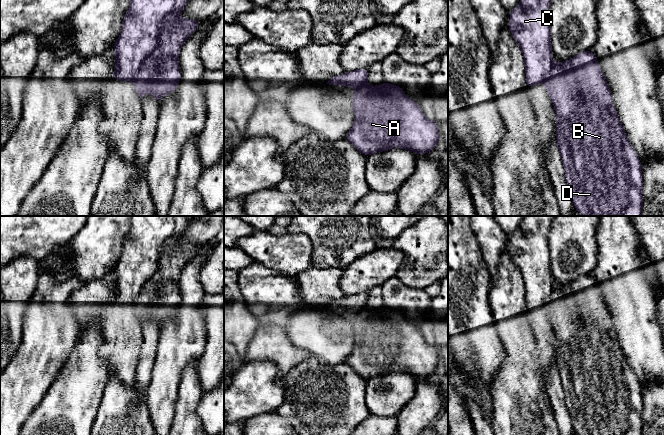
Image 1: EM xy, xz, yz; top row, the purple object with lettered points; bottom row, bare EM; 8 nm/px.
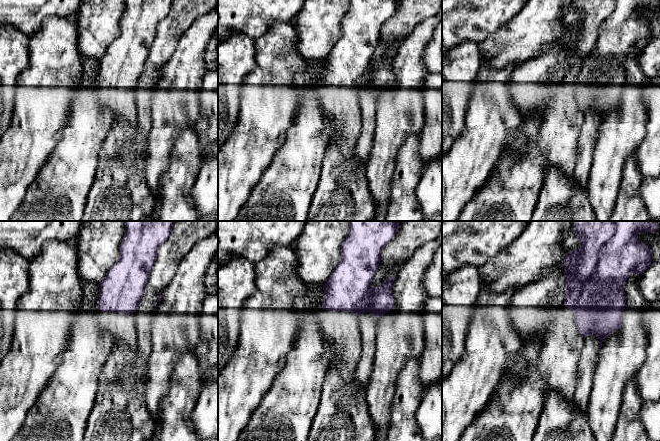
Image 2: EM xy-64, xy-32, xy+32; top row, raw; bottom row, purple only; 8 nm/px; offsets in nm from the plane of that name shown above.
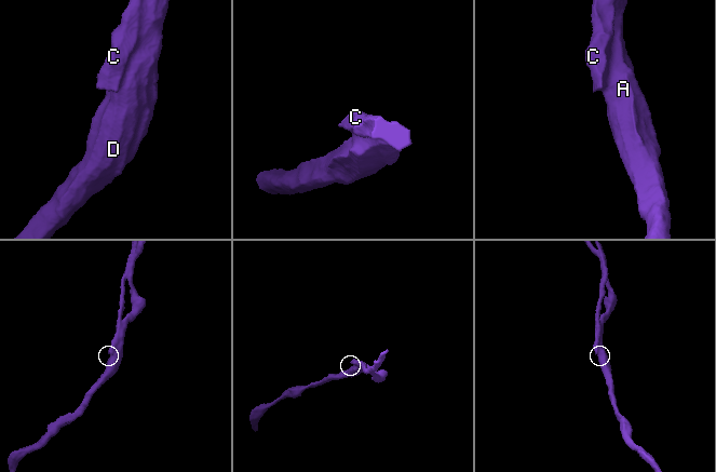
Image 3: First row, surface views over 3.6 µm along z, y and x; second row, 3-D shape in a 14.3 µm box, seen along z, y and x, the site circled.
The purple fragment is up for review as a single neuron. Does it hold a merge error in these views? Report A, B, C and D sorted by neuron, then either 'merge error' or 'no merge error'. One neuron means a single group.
A B D / C; merge error

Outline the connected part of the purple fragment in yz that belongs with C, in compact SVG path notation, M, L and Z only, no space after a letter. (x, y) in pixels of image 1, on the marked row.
M521 0L510 11L509 29L524 56L526 87L543 83L552 69L551 23L548 18L551 1Z

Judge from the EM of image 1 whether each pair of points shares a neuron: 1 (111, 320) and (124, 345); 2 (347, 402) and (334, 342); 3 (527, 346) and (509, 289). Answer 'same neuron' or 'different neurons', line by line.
1: same neuron
2: different neurons
3: same neuron

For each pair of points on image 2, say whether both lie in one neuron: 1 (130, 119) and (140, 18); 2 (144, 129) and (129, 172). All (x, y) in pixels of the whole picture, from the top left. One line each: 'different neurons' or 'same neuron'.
1: same neuron
2: different neurons

